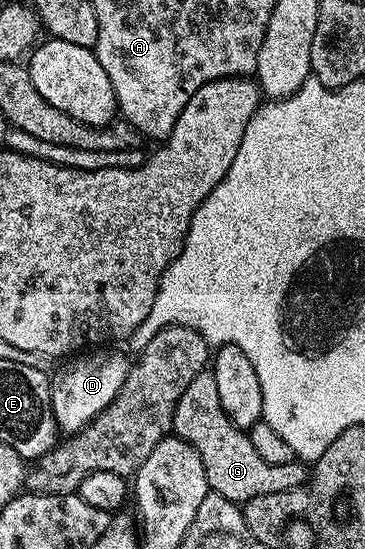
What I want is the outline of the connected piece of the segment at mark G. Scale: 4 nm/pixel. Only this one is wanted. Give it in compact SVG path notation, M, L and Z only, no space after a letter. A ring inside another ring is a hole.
M212 370L201 371L199 377L195 377L191 385L187 385L187 393L179 397L175 405L172 434L189 442L199 453L210 492L227 497L235 504L244 505L248 499L267 493L296 491L304 484L301 482L307 479L304 462L271 465L263 461L259 453L255 453L248 434L242 428L236 427L227 417L227 413L223 413L223 404L219 402Z

